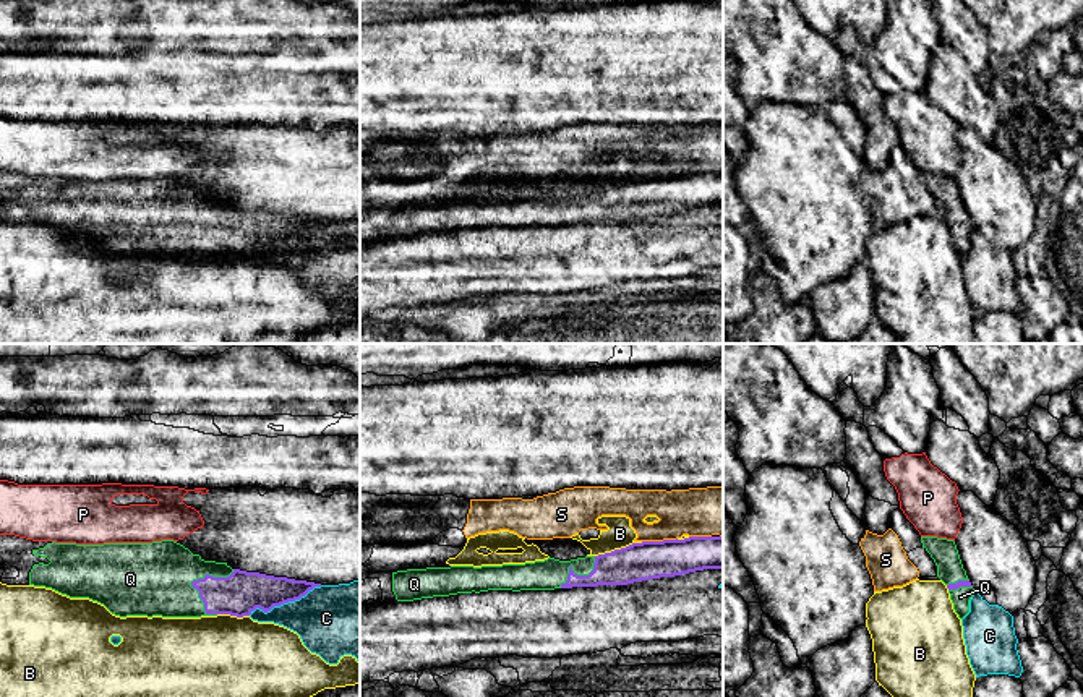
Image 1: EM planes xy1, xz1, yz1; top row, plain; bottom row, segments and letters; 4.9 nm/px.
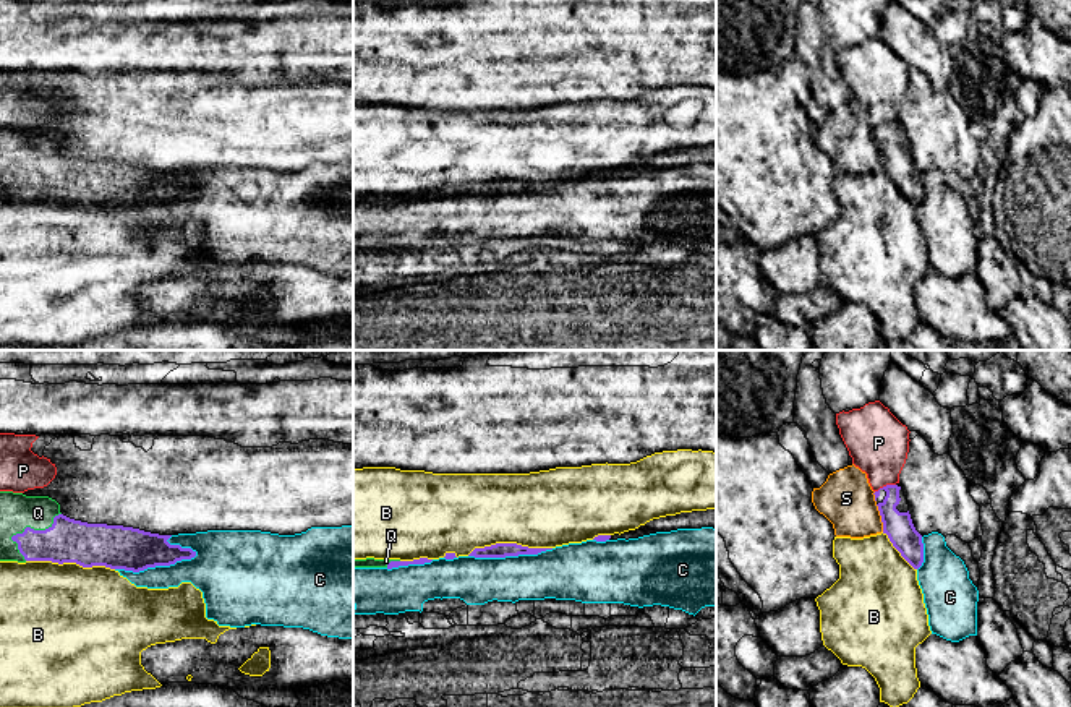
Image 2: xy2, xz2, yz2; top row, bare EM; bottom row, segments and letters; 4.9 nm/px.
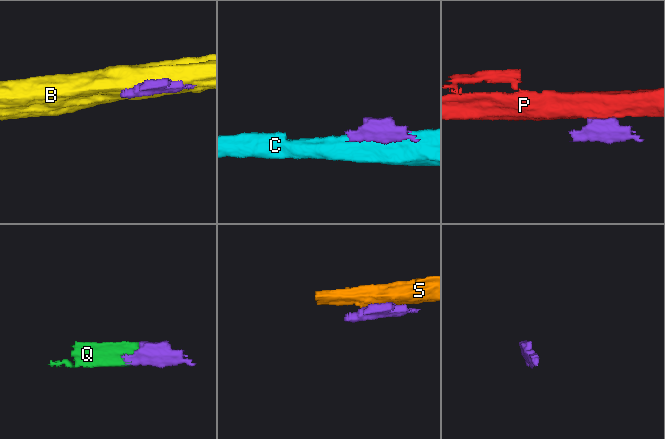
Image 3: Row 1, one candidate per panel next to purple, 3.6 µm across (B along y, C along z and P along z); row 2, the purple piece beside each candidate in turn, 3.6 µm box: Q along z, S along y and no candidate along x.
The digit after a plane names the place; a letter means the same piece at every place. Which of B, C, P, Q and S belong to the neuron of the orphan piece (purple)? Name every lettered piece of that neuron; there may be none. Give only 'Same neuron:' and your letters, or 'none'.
Same neuron: Q

